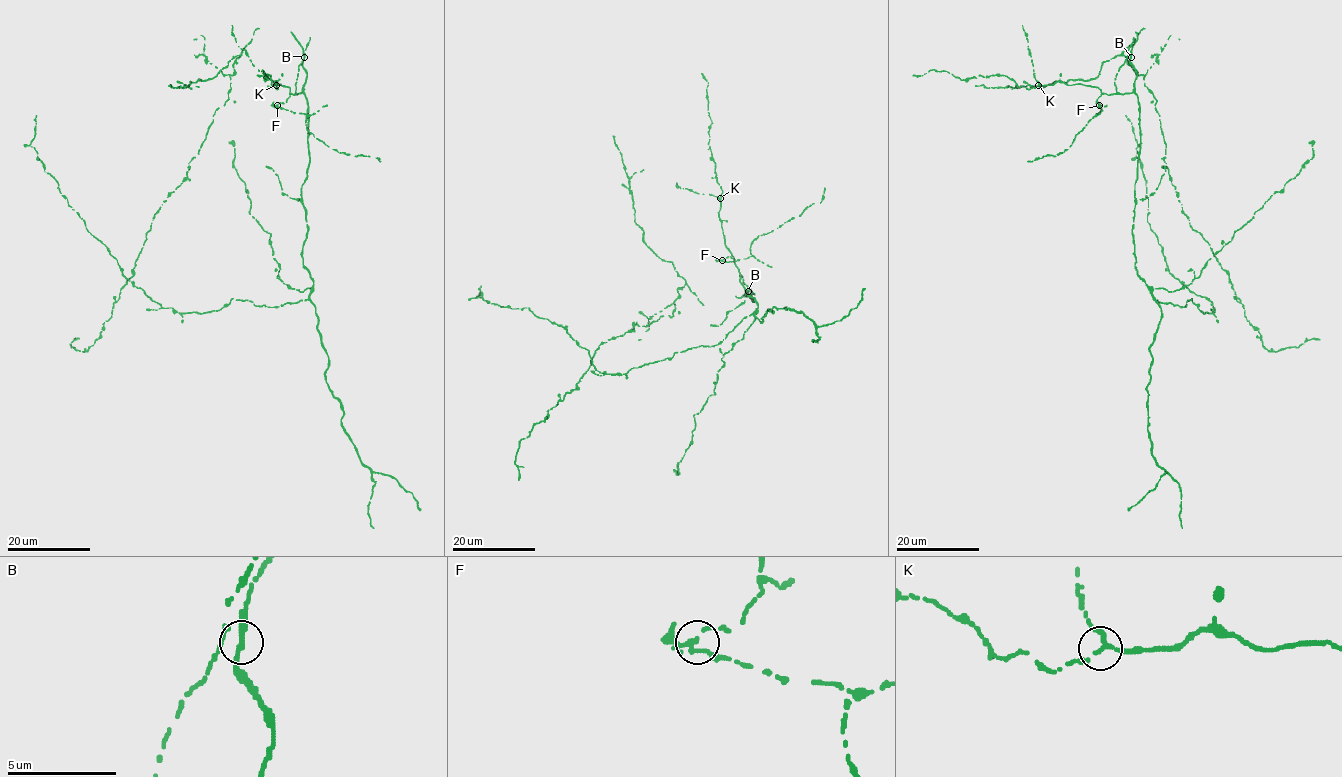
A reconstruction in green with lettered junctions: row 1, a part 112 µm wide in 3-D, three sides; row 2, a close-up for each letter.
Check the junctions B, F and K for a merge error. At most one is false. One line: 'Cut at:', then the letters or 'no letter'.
Cut at: F

